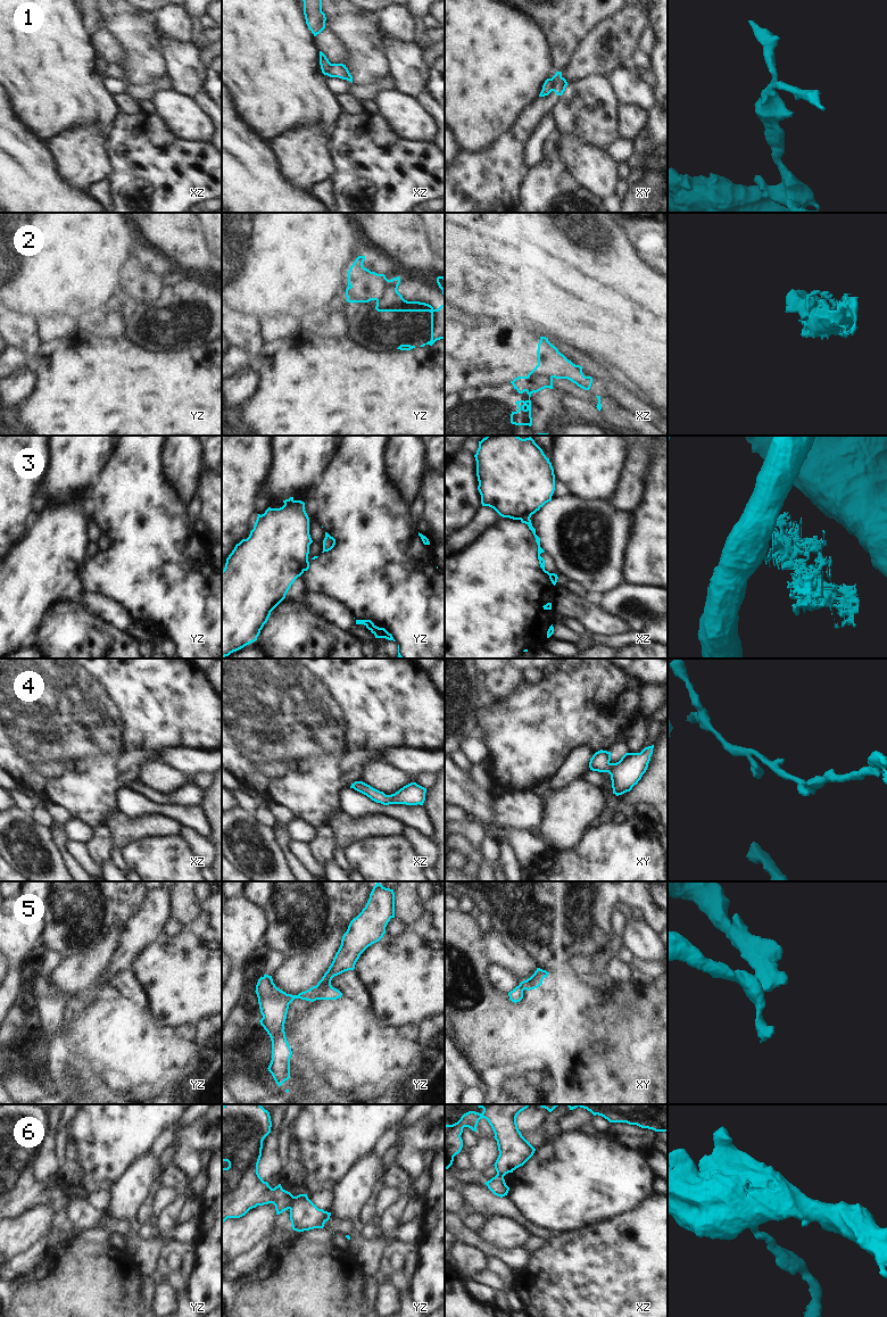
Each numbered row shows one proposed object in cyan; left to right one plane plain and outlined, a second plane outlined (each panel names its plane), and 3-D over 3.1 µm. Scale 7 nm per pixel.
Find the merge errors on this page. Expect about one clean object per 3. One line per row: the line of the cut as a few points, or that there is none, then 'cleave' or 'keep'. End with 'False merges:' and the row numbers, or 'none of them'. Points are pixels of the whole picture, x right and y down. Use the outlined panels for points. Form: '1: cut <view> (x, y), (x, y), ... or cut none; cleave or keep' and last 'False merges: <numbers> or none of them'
1: cut xy (552, 77), (553, 90); cleave
2: cut yz (388, 280), (381, 296), (376, 300); cleave
3: cut xz (529, 518), (521, 520); cleave
4: cut none; keep
5: cut yz (316, 985), (331, 987); cleave
6: cut yz (295, 1197), (289, 1208); cleave
False merges: 1, 2, 3, 5, 6

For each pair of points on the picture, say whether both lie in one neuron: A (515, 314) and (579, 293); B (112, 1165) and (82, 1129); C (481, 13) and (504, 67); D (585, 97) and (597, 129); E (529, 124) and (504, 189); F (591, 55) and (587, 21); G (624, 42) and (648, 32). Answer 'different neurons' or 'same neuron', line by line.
A: same neuron
B: same neuron
C: same neuron
D: same neuron
E: same neuron
F: different neurons
G: different neurons

